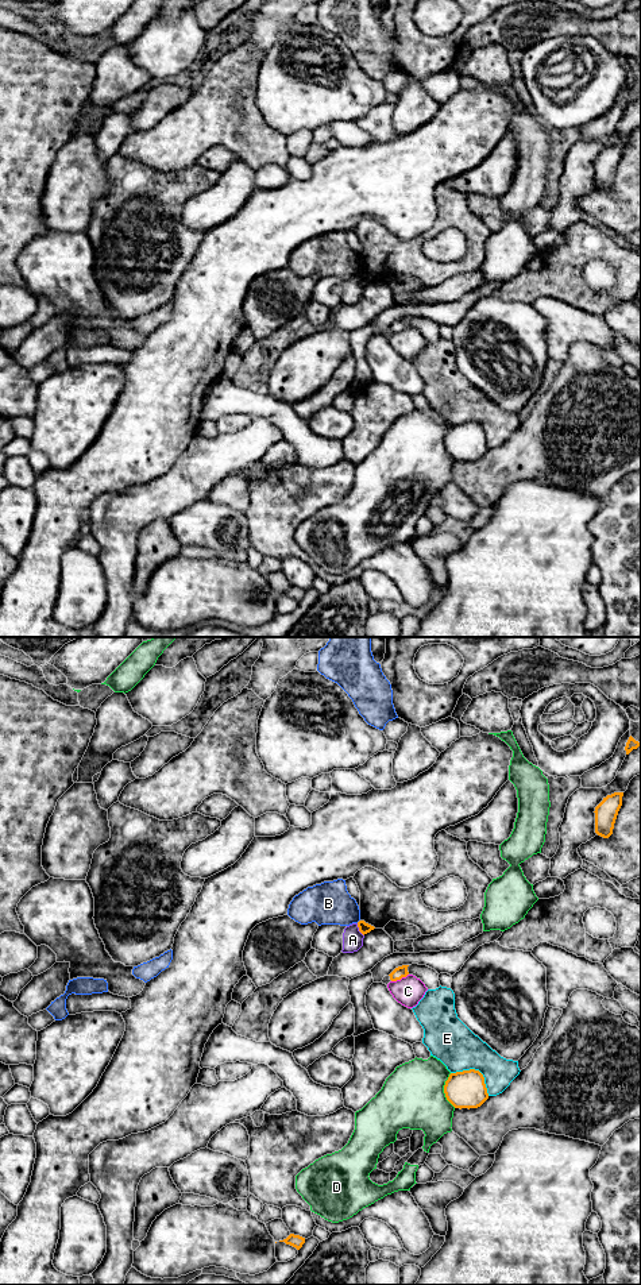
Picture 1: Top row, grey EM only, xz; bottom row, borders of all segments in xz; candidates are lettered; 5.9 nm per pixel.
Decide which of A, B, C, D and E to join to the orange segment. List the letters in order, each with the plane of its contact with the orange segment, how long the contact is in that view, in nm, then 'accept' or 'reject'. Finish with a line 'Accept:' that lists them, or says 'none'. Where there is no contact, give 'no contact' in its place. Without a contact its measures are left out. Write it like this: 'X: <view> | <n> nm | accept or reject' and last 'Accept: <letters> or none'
A: xz | 90 nm | reject
B: no contact | reject
C: xz | 120 nm | reject
D: xz | 220 nm | reject
E: xz | 280 nm | reject
Accept: none

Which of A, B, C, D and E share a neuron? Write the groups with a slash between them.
A / B / C / D / E

